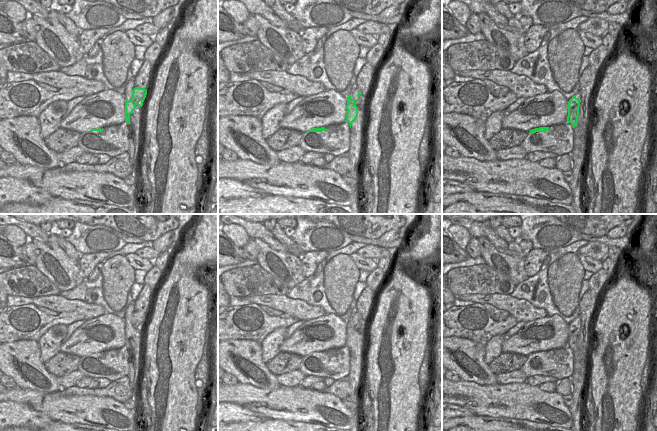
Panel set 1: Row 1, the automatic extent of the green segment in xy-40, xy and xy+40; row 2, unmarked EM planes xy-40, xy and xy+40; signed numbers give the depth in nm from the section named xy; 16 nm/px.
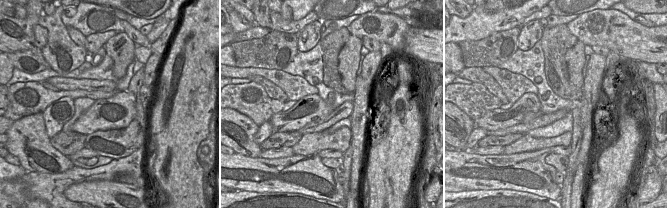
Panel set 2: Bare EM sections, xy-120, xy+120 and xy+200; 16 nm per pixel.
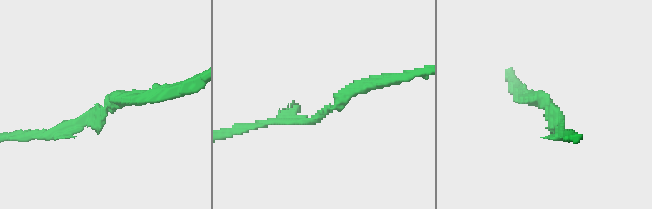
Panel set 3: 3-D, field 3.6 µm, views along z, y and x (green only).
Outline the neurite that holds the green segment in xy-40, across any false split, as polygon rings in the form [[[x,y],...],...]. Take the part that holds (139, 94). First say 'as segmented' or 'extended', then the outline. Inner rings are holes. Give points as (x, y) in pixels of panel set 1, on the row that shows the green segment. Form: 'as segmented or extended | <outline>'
as segmented | [[[135,87],[132,92],[132,98],[129,100],[125,99],[125,121],[127,124],[130,124],[130,115],[136,109],[136,106],[143,106],[146,95],[147,89]]]

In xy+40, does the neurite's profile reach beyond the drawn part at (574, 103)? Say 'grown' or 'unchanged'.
unchanged

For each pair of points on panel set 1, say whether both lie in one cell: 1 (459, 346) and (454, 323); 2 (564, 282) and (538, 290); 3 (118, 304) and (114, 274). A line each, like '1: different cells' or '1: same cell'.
1: different cells
2: different cells
3: same cell

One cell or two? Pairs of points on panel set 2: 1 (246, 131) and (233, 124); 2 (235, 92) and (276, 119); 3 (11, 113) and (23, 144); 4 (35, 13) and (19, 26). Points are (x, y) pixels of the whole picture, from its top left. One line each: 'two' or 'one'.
1: one
2: two
3: two
4: one

